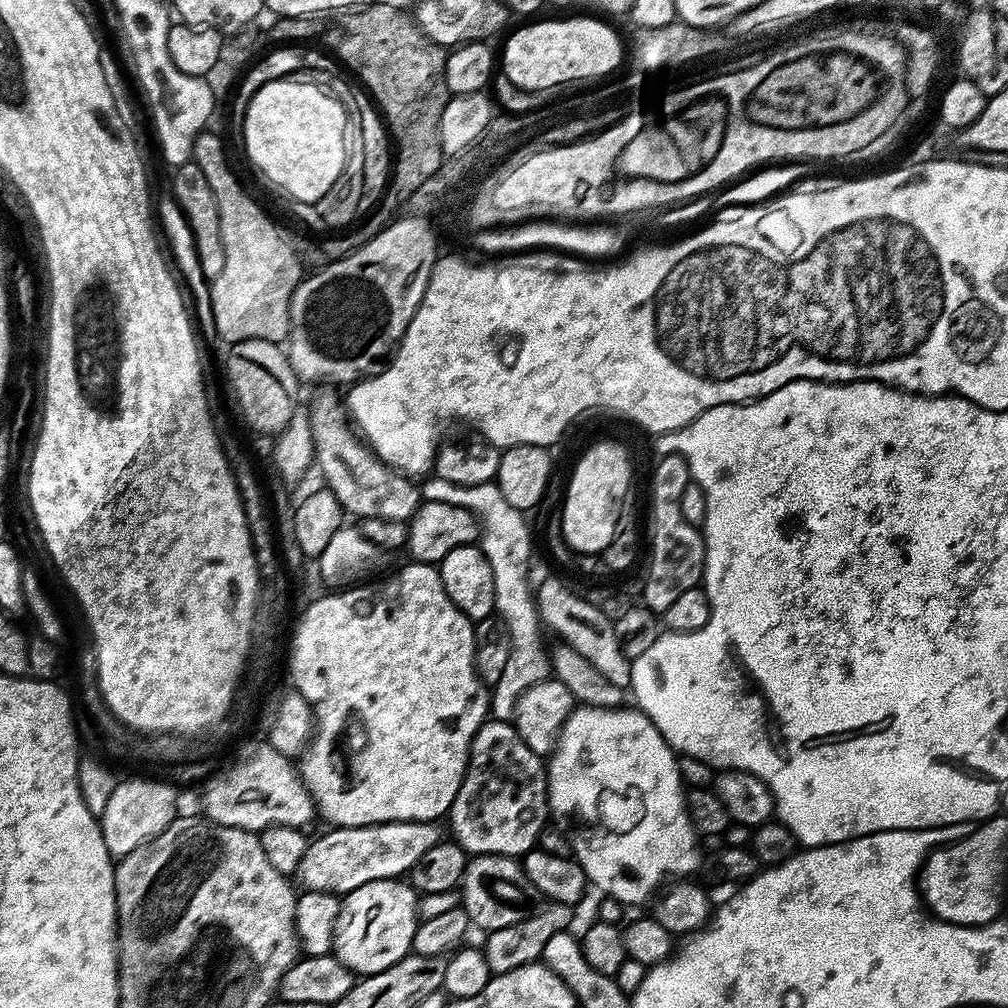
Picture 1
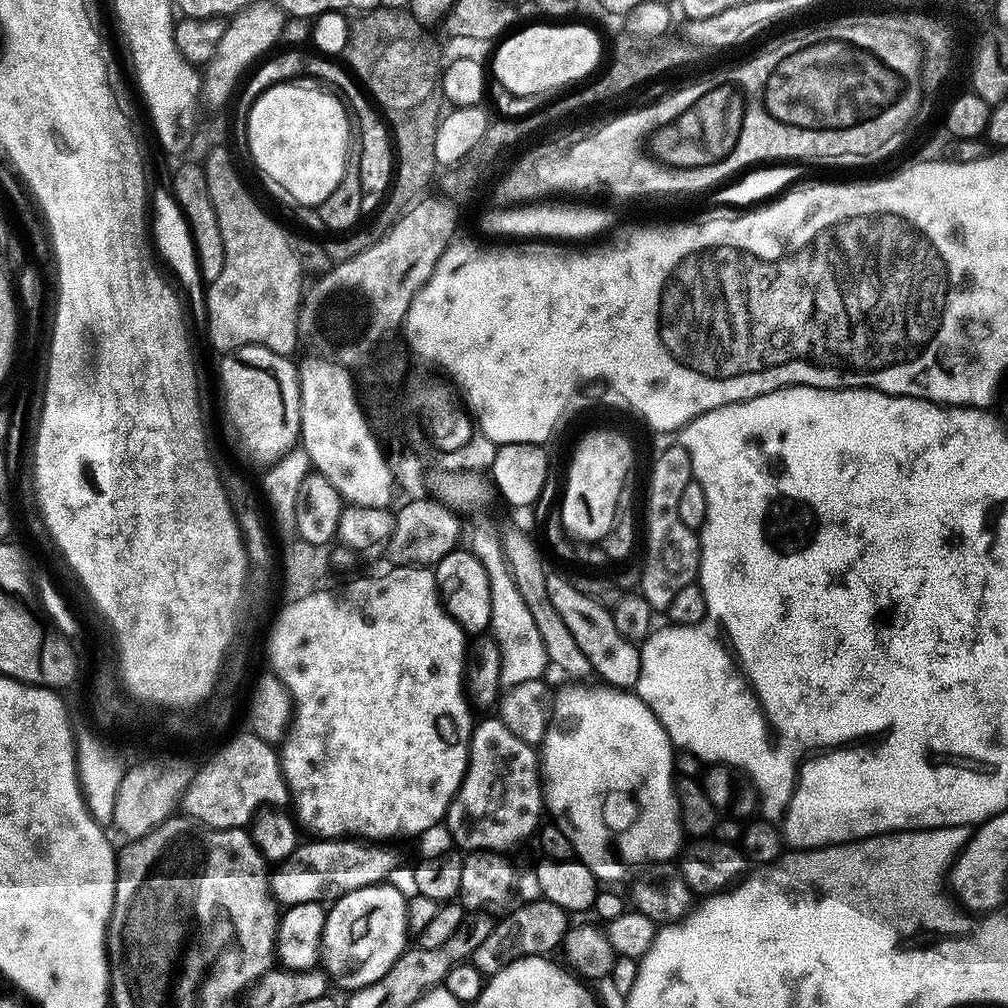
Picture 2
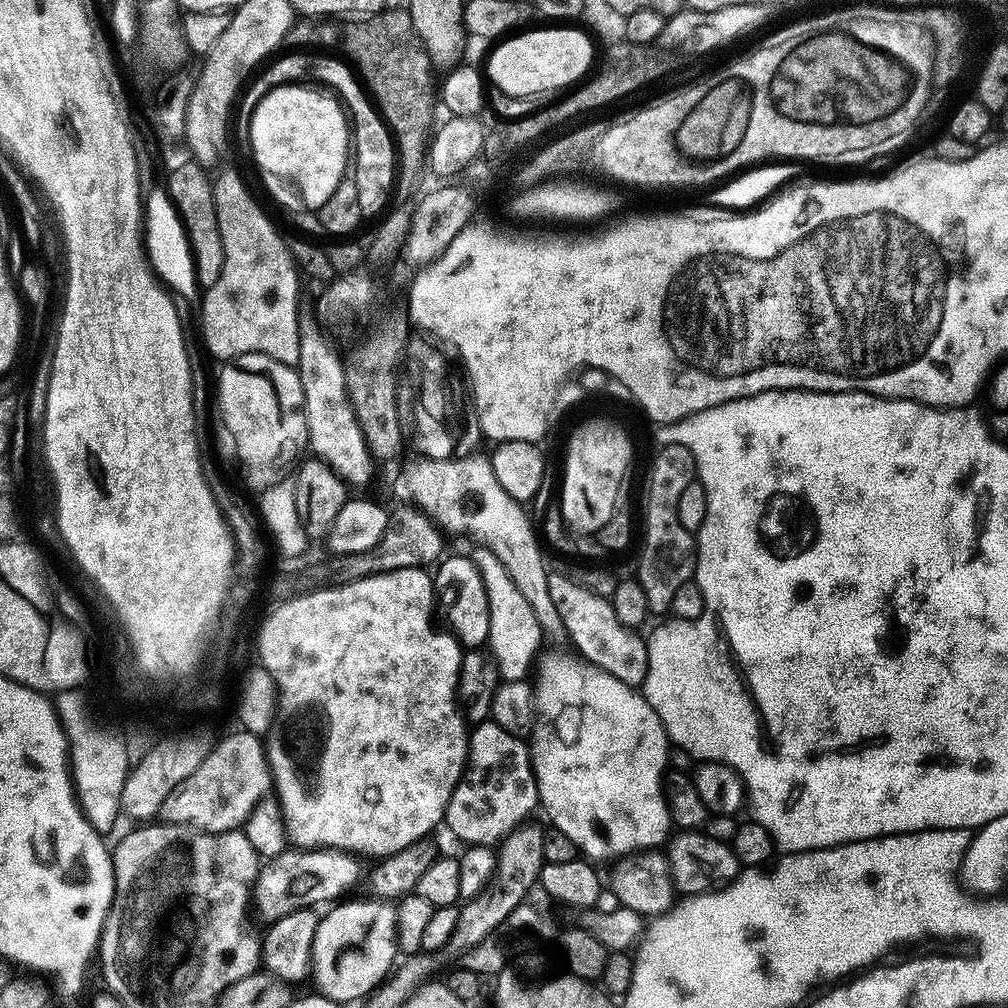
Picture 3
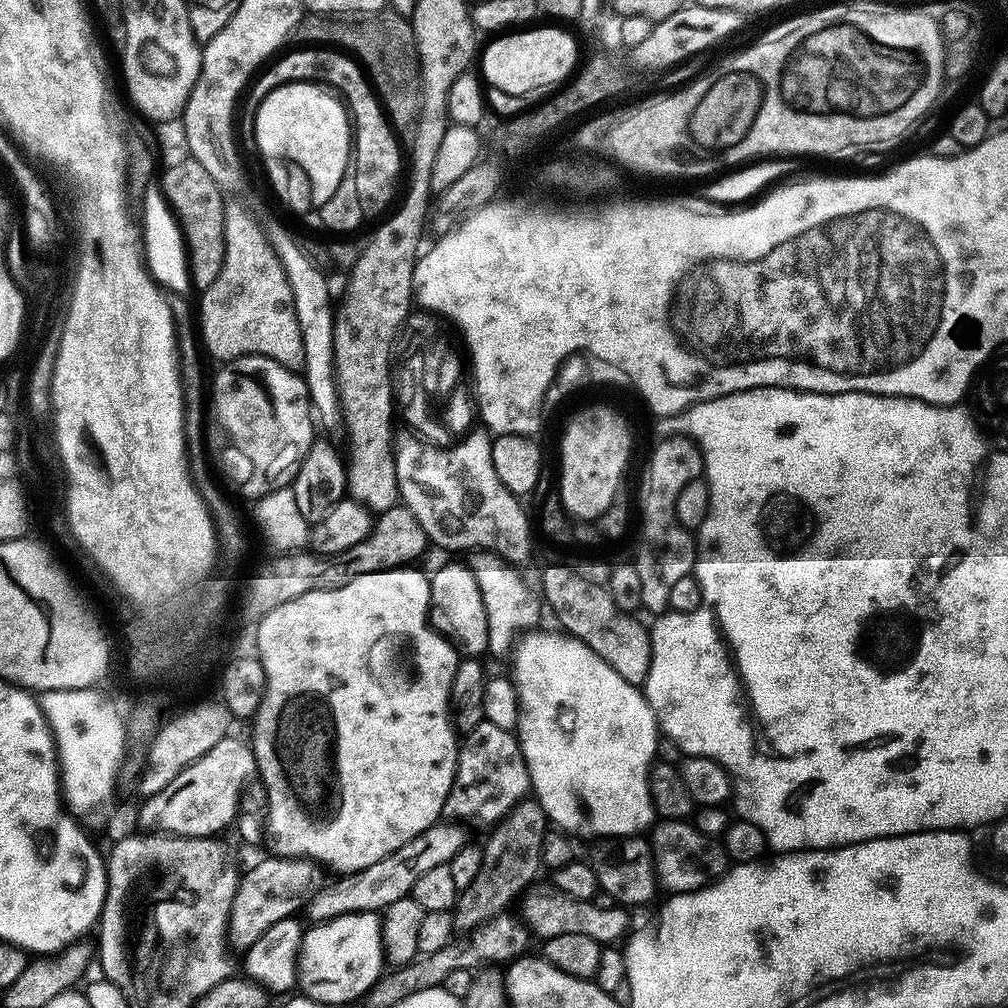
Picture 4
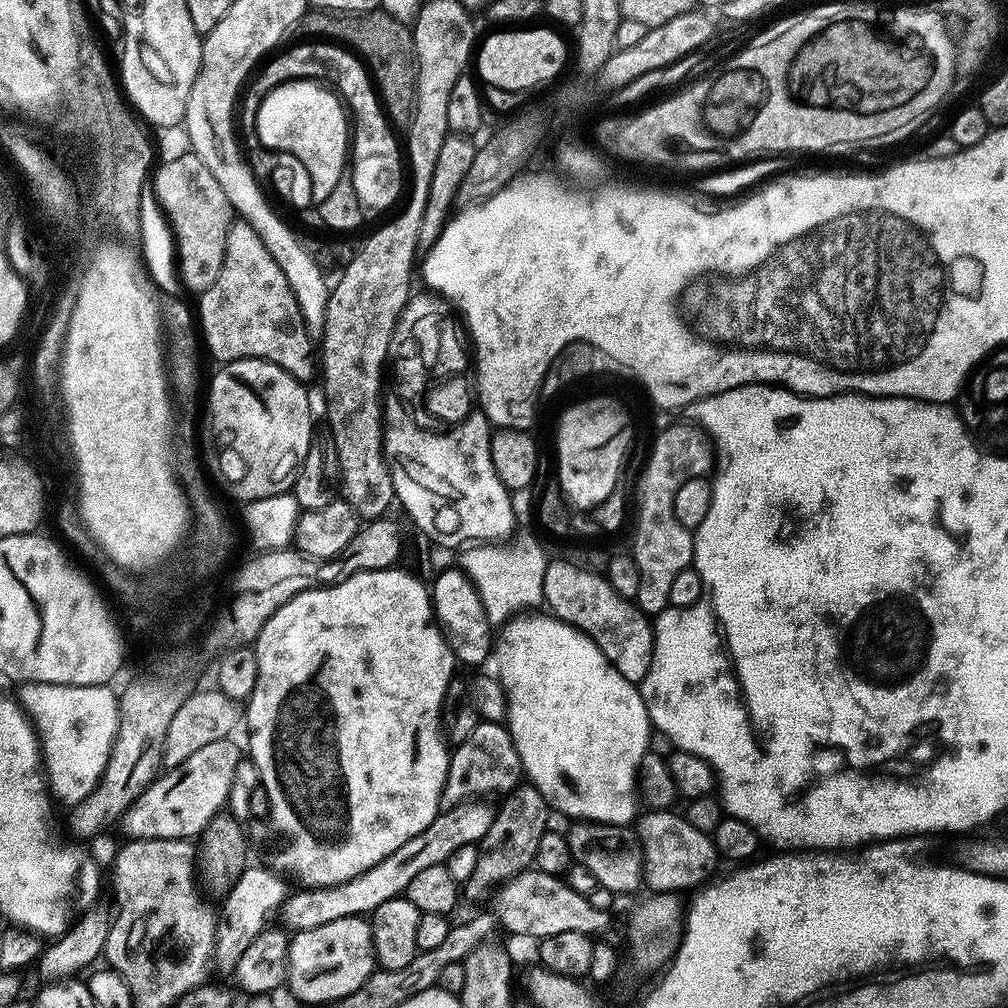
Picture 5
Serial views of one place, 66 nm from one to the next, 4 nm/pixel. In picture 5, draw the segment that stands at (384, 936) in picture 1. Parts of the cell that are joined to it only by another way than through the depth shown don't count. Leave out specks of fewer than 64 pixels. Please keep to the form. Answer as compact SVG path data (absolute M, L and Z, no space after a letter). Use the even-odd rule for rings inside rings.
M364 916L338 918L305 932L297 932L288 945L286 984L304 1004L339 1002L354 994L373 971L372 926Z

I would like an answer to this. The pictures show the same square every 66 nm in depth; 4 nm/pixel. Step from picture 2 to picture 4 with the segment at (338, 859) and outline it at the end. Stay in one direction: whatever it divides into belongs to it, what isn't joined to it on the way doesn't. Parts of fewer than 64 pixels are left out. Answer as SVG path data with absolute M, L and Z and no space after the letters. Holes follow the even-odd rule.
M269 855L269 860L260 860L249 872L245 871L240 878L240 886L236 891L234 902L232 903L232 914L228 920L230 936L233 941L241 944L241 949L247 950L263 932L270 930L274 922L282 922L297 915L296 911L303 909L311 901L313 896L320 893L320 889L325 887L326 880L320 873L321 866L308 858L293 858L291 856Z

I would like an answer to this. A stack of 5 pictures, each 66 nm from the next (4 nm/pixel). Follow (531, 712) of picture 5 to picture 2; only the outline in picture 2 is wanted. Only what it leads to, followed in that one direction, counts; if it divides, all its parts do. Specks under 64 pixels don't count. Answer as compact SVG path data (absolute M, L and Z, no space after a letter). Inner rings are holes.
M572 686L576 688L564 688L560 697L555 697L550 714L548 733L544 736L542 745L542 787L544 789L544 802L547 811L552 812L551 819L570 838L570 846L576 851L575 859L582 861L589 870L594 873L597 881L624 880L632 872L632 864L660 864L663 860L672 860L676 855L681 855L680 847L686 841L684 821L680 819L680 803L676 797L676 780L674 779L673 755L674 745L662 722L642 702L639 696L628 690L621 690L611 686L599 686L600 688L584 688L588 686Z

